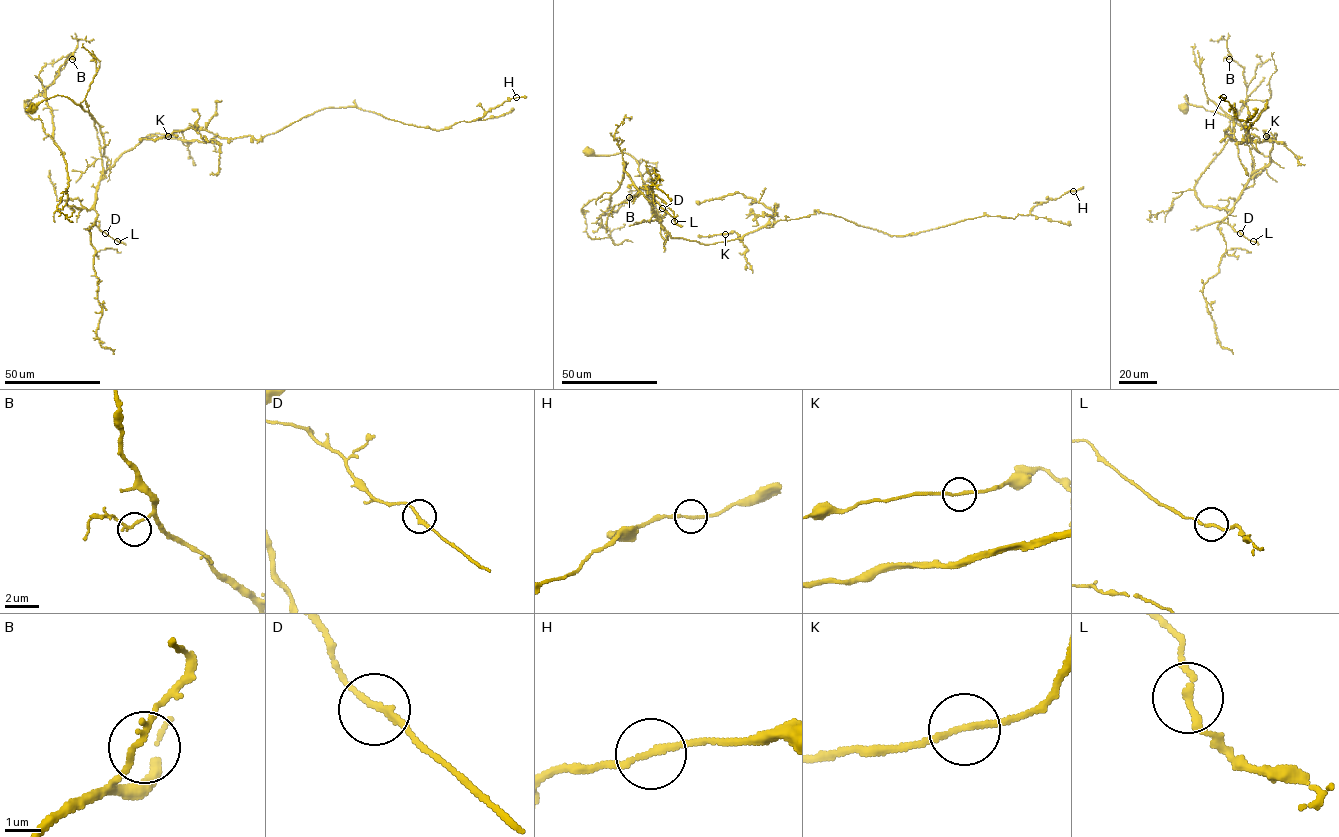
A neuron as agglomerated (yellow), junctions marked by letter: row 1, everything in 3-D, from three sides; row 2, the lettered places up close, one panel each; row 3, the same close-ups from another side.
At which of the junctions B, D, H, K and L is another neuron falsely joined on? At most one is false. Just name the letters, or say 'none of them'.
none of them

